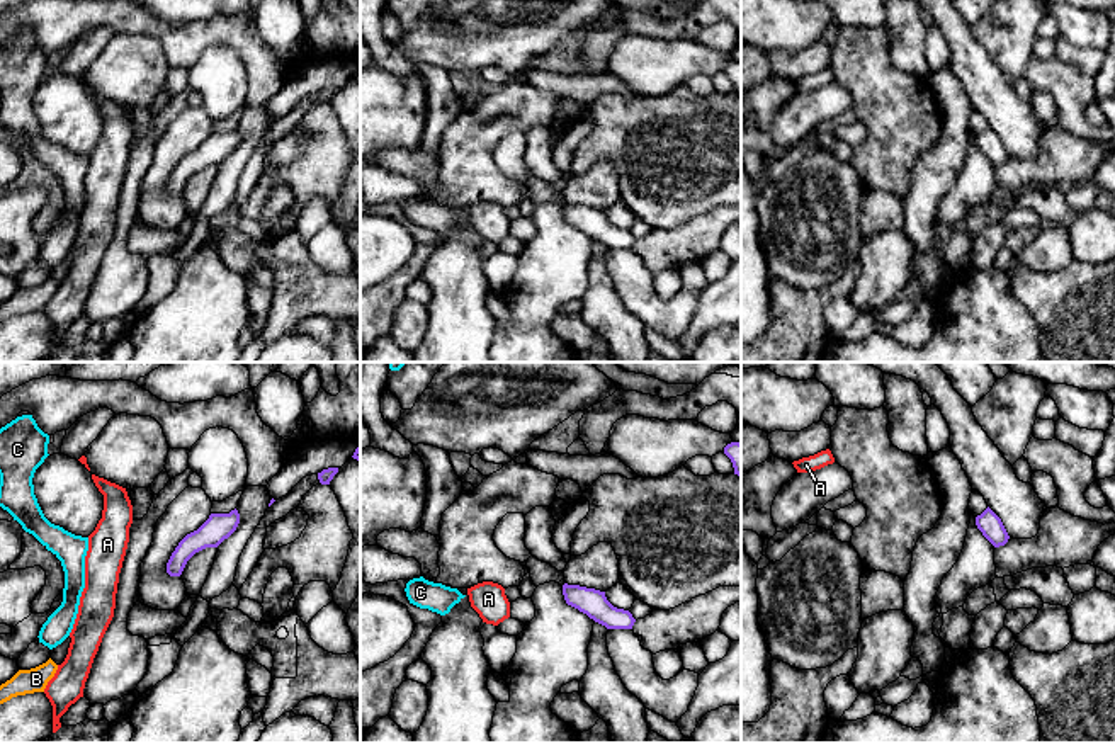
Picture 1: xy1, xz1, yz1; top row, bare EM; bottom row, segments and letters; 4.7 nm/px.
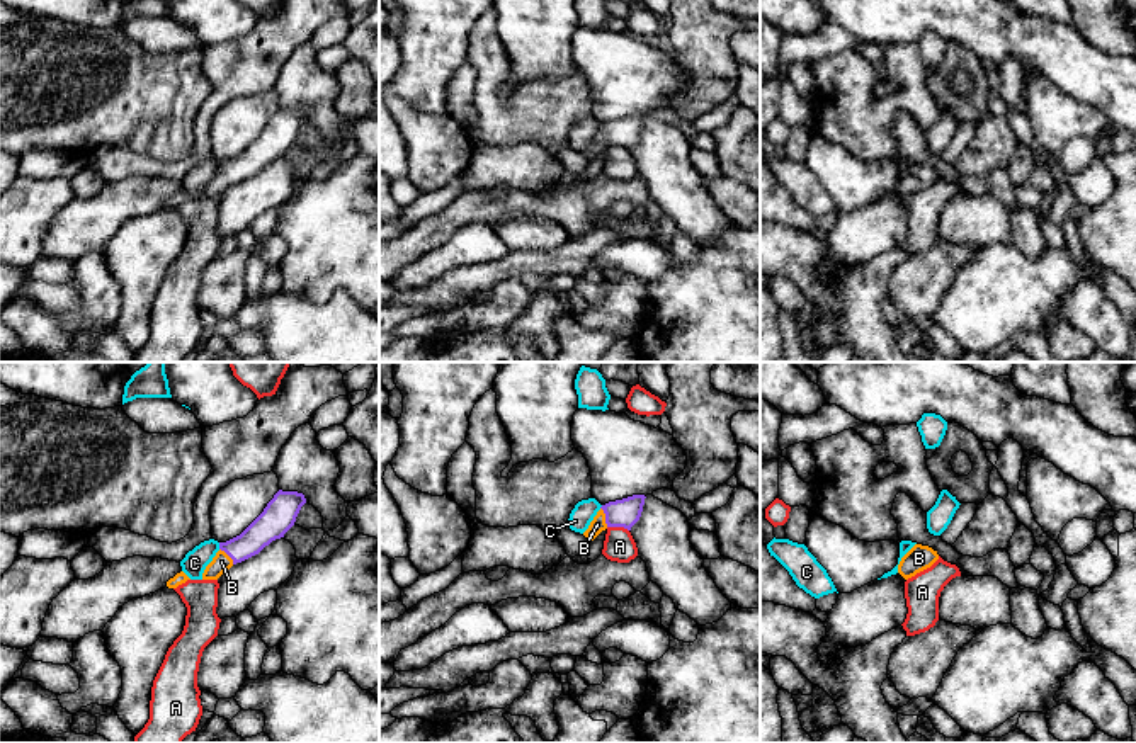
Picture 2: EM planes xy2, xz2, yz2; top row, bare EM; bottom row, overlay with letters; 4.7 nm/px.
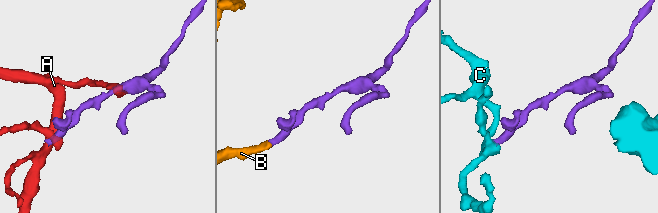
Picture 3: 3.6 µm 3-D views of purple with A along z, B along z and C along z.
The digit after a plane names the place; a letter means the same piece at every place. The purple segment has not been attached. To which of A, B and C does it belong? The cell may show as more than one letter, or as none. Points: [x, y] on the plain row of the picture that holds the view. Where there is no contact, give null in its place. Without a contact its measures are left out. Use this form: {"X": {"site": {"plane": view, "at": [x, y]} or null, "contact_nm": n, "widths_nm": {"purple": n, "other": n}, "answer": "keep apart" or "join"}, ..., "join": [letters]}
{"A": {"site": {"plane": "xz2", "at": [618, 145]}, "contact_nm": 110, "widths_nm": {"purple": 140, "other": 150}, "answer": "keep apart"}, "B": {"site": {"plane": "xz2", "at": [606, 136]}, "contact_nm": 100, "widths_nm": {"purple": 140, "other": 70}, "answer": "join"}, "C": {"site": {"plane": "xy2", "at": [220, 165]}, "contact_nm": 30, "widths_nm": {"purple": 140, "other": 120}, "answer": "keep apart"}, "join": ["B"]}

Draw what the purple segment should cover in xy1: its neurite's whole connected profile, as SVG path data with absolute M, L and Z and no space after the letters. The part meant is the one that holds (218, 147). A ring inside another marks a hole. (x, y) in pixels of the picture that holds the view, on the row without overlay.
M238 129L229 133L211 133L209 138L194 151L187 153L167 182L167 192L170 196L180 196L187 180L206 167L218 167L228 158L240 143Z

